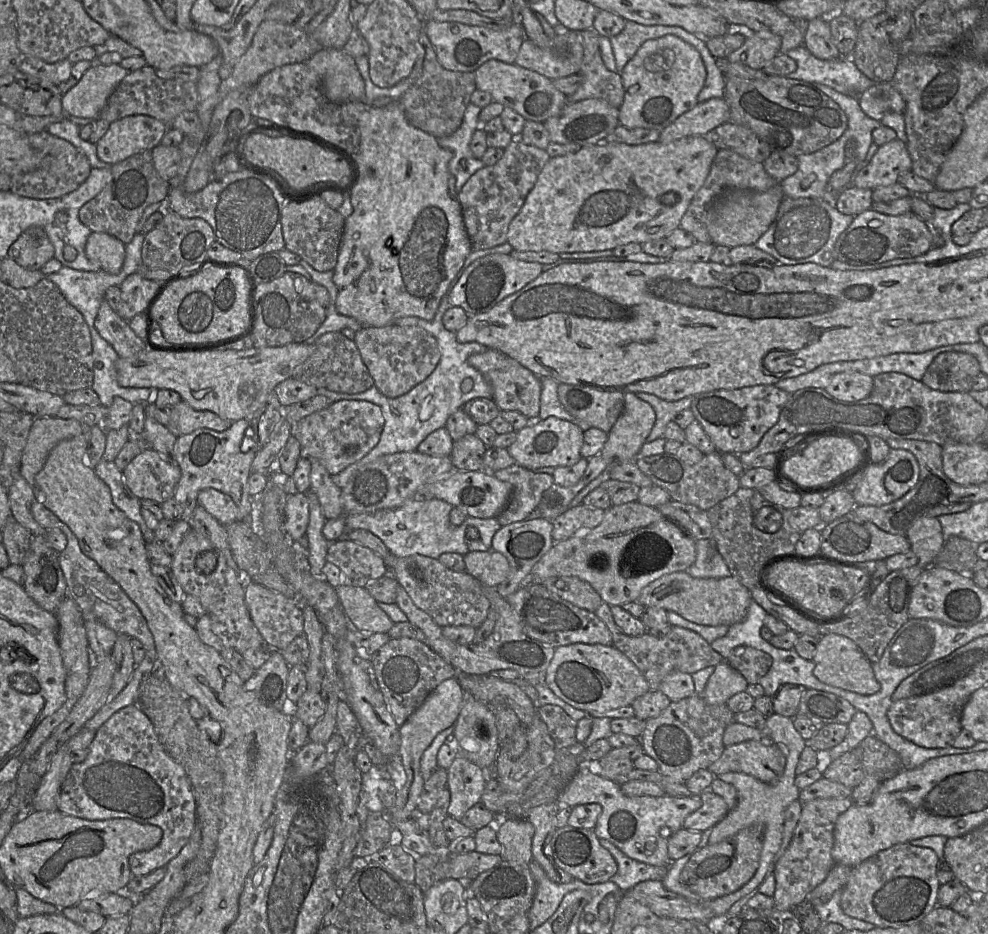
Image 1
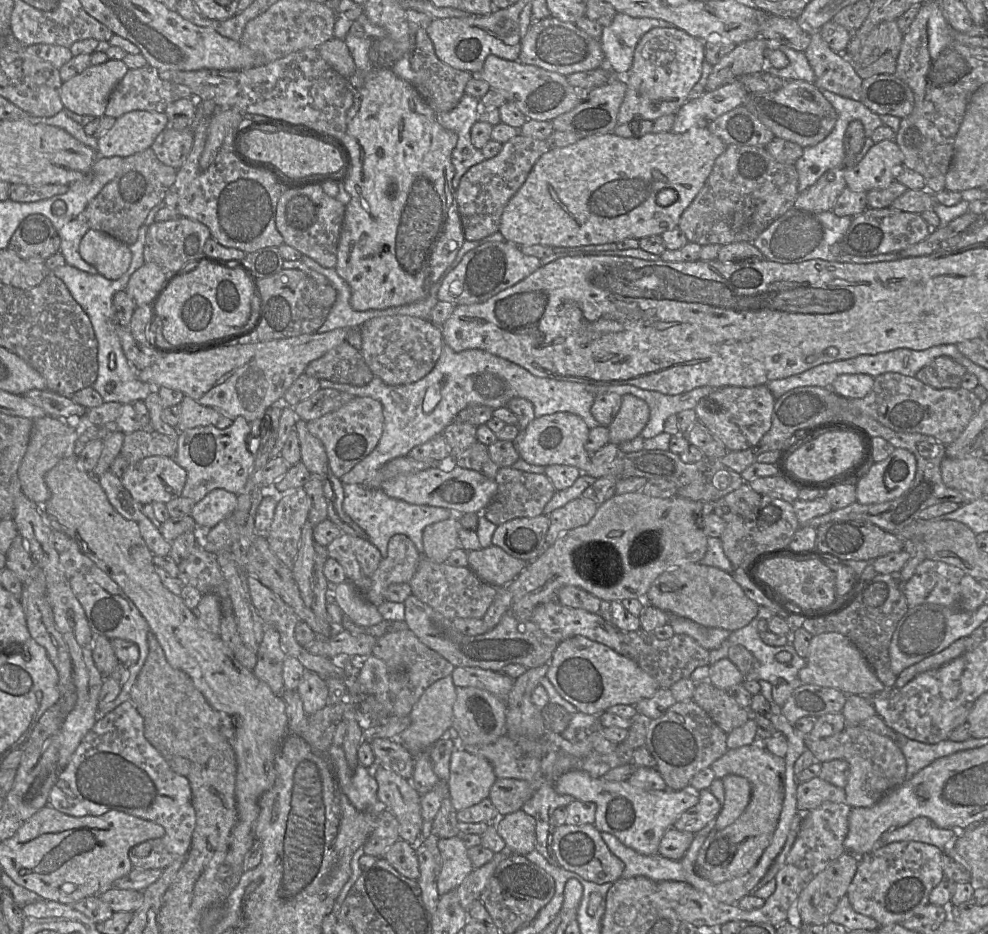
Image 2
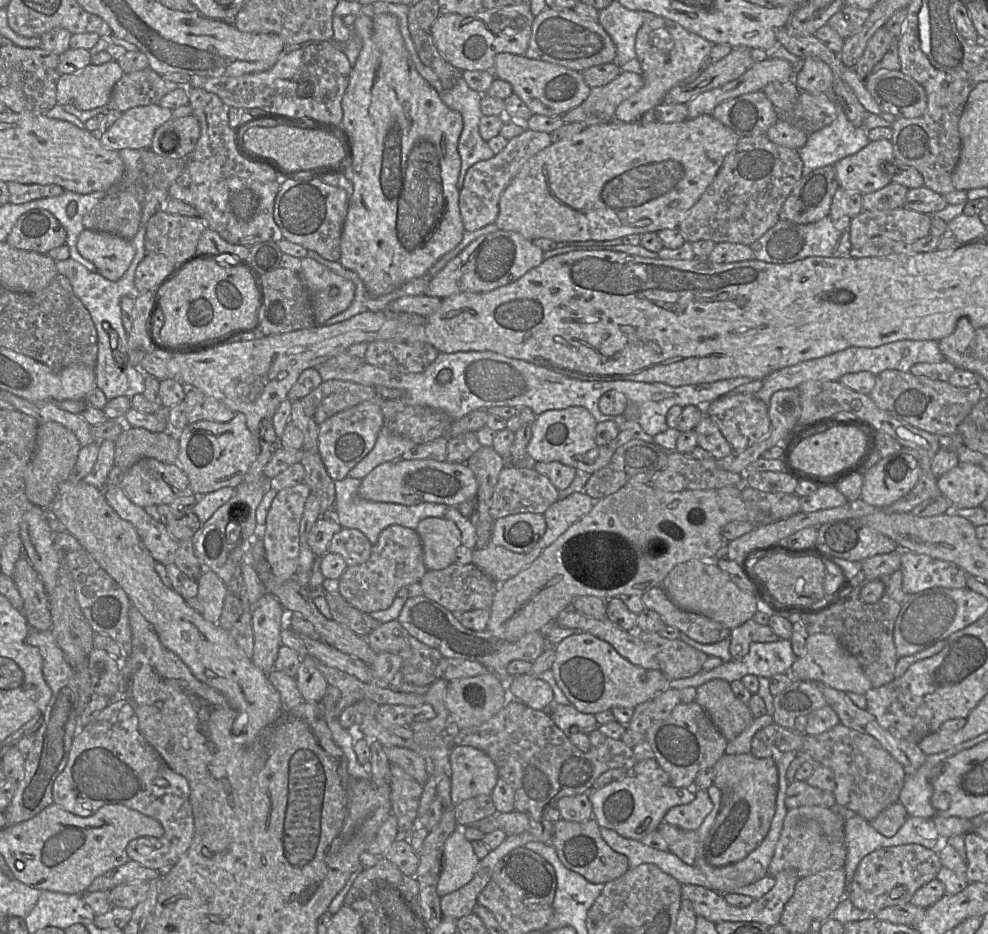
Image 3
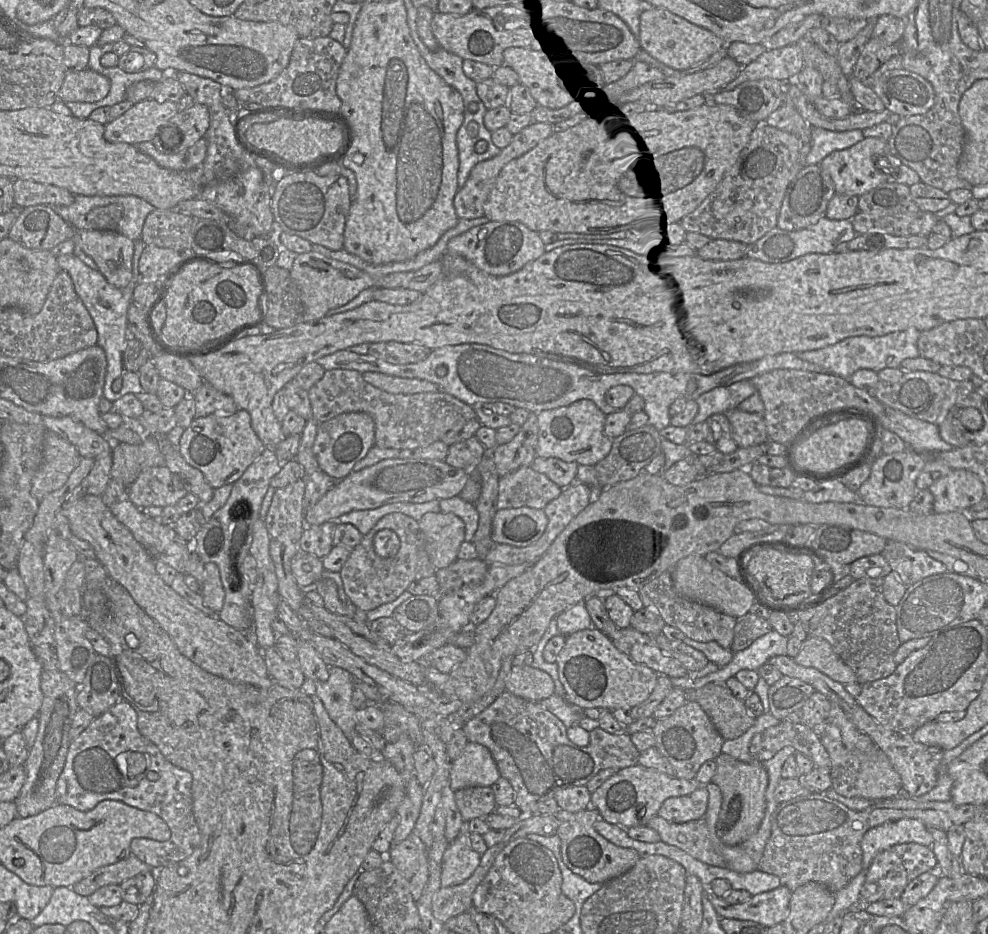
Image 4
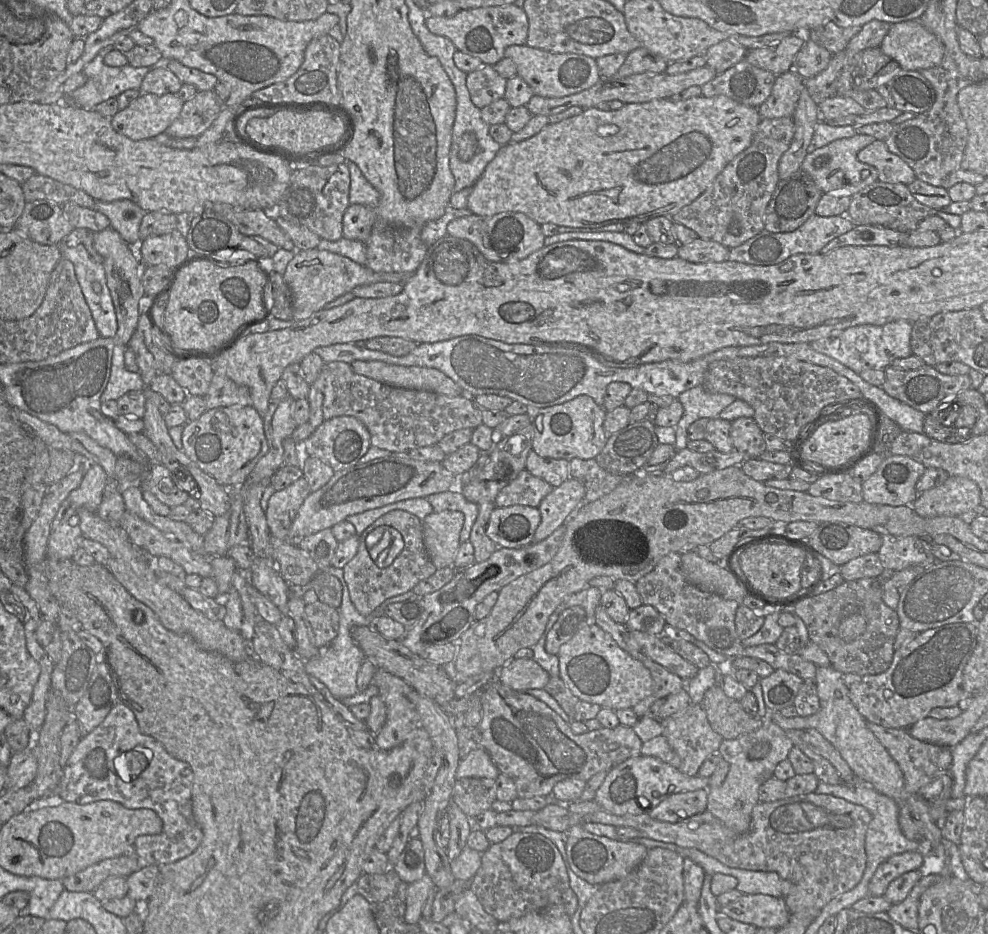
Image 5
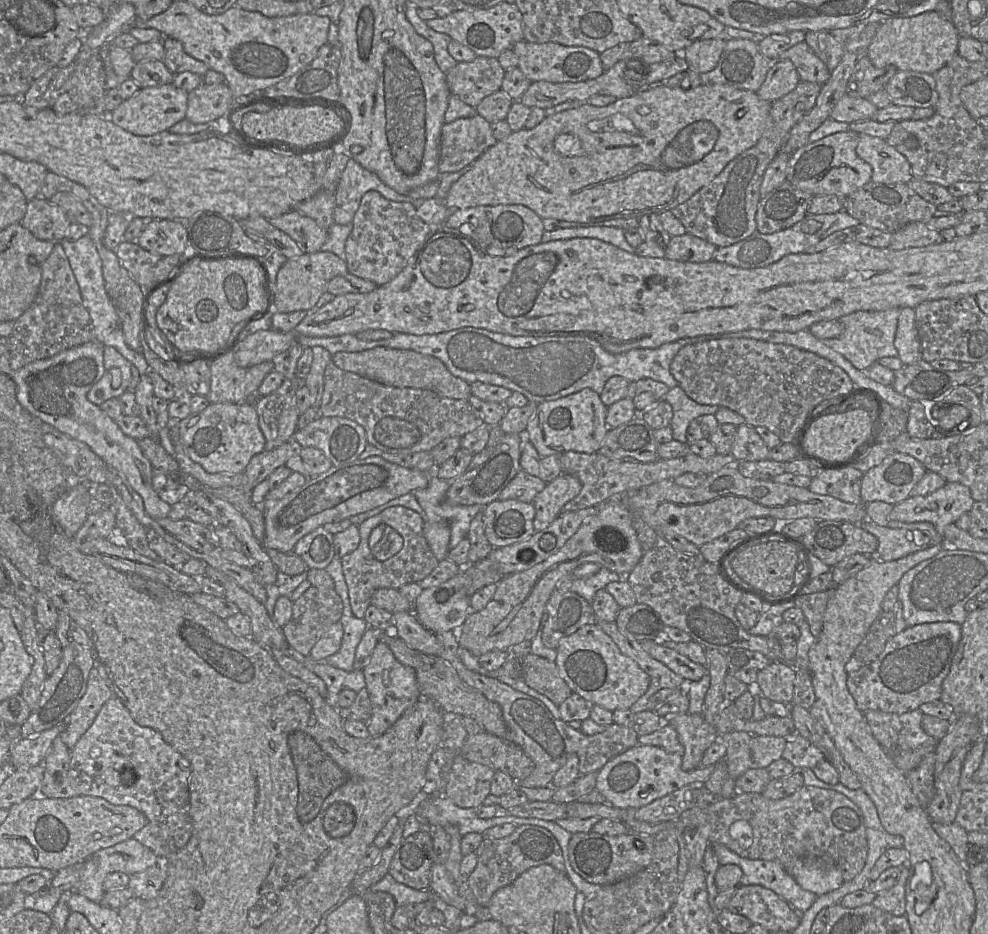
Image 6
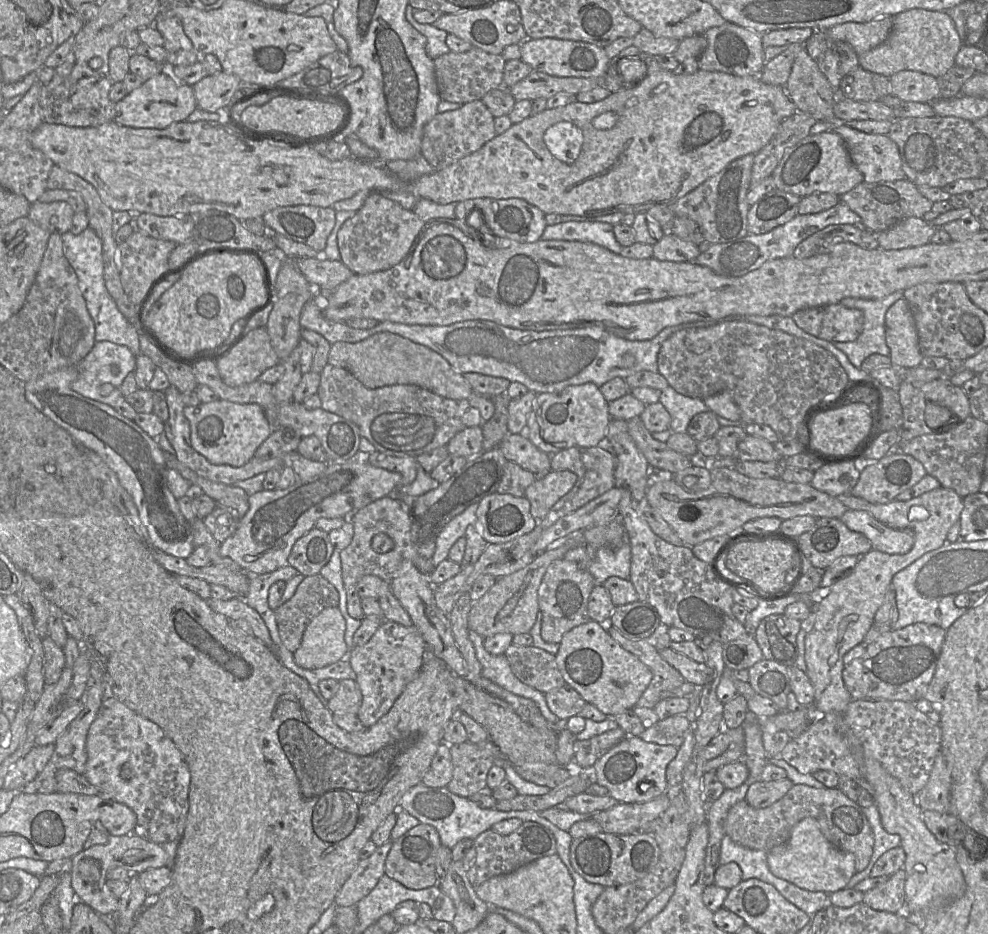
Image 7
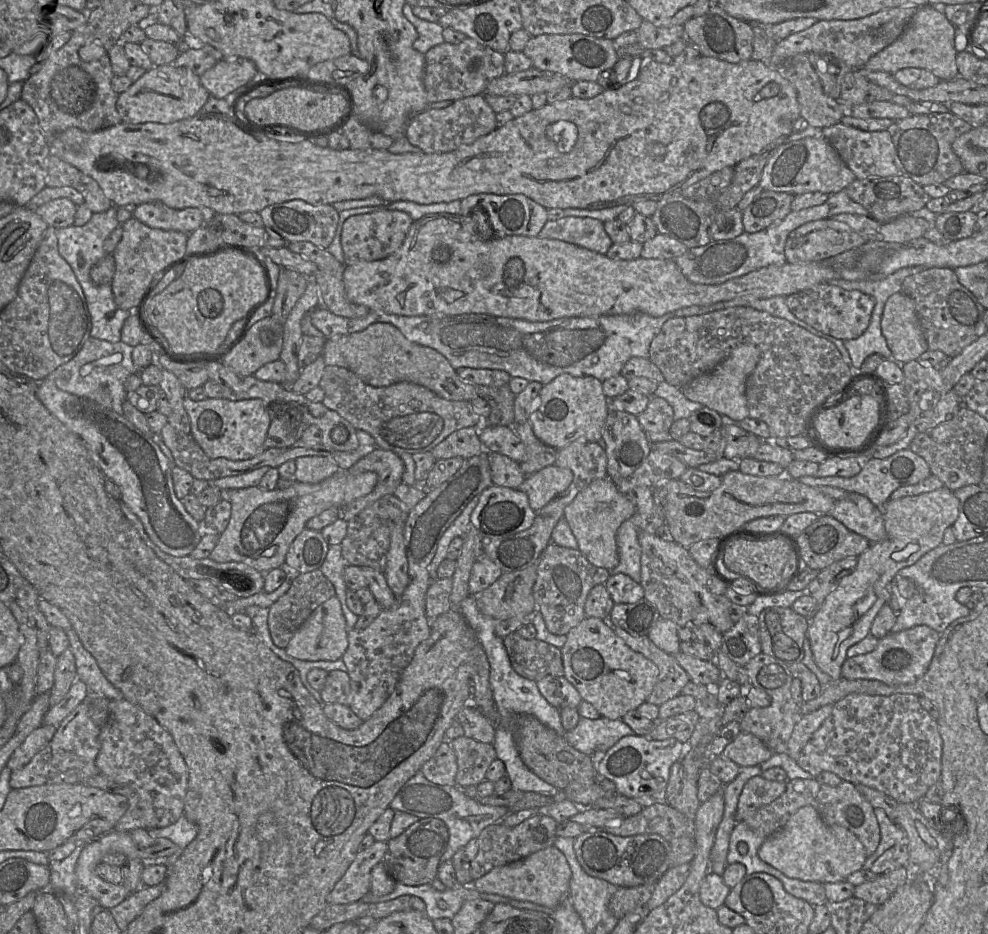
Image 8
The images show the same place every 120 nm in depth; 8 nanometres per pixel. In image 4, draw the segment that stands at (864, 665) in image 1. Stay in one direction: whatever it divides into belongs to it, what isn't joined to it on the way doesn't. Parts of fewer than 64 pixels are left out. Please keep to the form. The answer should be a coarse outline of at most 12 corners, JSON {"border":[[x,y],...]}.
{"border":[[808,636],[794,661],[843,685],[853,670],[824,639]]}

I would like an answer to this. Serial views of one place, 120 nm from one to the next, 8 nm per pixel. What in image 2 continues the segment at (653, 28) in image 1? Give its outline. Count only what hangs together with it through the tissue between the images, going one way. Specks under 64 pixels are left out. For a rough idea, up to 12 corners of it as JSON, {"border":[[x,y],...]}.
{"border":[[617,12],[602,28],[605,65],[613,74],[628,72],[638,41],[661,19]]}

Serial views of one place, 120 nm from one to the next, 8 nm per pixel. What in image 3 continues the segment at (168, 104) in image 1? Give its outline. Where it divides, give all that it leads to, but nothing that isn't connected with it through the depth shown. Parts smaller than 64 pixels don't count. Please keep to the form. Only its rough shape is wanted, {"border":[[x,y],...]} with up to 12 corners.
{"border":[[150,67],[124,73],[109,109],[158,104],[180,87]]}

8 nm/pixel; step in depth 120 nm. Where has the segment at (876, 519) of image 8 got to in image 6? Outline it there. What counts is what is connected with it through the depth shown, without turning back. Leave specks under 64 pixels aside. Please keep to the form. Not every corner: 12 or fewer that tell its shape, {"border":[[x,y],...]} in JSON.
{"border":[[867,518],[860,527],[877,538],[876,558],[895,561],[930,547],[919,530],[888,528]]}

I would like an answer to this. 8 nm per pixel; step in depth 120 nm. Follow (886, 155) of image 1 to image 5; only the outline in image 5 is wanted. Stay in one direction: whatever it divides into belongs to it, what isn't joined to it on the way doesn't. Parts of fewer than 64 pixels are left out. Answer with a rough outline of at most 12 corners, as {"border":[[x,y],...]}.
{"border":[[855,134],[808,152],[801,170],[826,194],[878,181],[858,160],[876,139]]}

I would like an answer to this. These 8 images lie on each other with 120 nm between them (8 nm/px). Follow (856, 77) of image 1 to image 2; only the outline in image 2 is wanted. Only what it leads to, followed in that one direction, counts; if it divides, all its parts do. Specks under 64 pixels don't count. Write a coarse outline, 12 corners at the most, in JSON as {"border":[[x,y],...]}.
{"border":[[775,44],[787,56],[784,68],[766,63],[763,71],[785,81],[814,84],[815,74],[805,53]]}

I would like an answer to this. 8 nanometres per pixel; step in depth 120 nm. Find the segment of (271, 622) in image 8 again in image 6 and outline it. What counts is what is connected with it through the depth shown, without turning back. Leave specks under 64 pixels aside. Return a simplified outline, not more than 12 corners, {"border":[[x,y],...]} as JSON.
{"border":[[311,586],[293,602],[282,632],[308,657],[340,621],[336,590]]}

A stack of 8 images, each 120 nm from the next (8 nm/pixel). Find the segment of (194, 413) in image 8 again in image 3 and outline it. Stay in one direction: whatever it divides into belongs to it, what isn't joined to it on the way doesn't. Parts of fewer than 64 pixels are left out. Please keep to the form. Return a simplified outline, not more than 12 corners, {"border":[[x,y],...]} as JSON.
{"border":[[243,413],[177,433],[196,496],[235,489],[260,453]]}

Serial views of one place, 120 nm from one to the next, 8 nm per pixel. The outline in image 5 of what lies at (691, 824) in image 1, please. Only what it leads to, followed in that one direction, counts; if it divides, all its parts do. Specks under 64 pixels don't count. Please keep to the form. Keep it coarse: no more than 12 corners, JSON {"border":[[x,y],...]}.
{"border":[[707,789],[672,793],[648,815],[677,823],[706,811]]}

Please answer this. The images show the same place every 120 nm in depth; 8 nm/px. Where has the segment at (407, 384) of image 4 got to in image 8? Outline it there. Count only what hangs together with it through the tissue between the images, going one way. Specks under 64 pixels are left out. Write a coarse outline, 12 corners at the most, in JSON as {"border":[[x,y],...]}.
{"border":[[390,323],[326,339],[326,366],[374,387],[408,381],[472,401],[441,353]]}

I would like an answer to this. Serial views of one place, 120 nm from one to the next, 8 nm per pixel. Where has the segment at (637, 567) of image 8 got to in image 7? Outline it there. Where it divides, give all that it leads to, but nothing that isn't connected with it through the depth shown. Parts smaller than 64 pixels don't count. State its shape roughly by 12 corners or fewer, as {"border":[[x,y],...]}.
{"border":[[631,547],[599,548],[583,566],[595,585],[611,576],[630,580]]}

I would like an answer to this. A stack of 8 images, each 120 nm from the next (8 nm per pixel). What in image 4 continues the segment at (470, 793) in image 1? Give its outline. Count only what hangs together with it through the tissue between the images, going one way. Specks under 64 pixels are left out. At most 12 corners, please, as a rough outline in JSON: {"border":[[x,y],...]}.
{"border":[[468,742],[451,763],[455,792],[500,778],[490,751]]}

